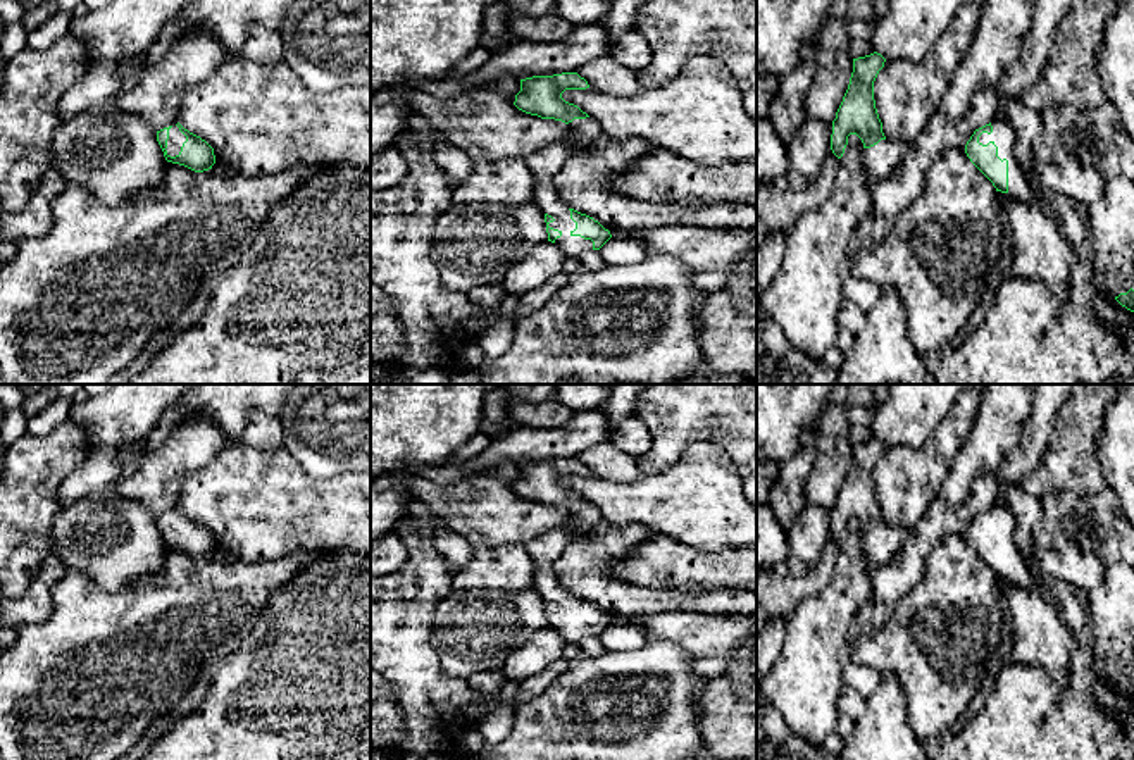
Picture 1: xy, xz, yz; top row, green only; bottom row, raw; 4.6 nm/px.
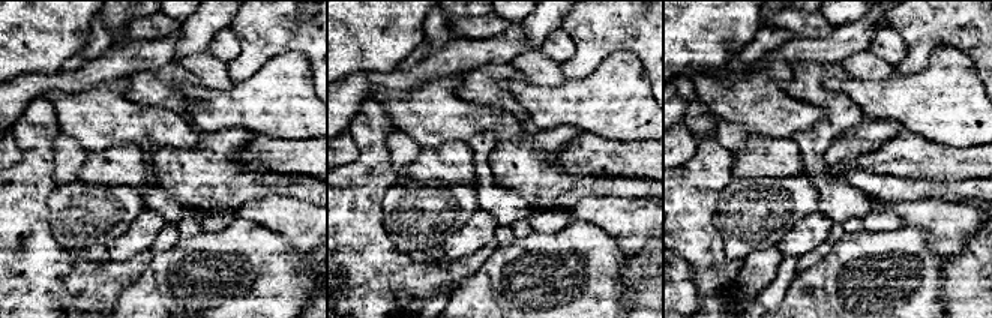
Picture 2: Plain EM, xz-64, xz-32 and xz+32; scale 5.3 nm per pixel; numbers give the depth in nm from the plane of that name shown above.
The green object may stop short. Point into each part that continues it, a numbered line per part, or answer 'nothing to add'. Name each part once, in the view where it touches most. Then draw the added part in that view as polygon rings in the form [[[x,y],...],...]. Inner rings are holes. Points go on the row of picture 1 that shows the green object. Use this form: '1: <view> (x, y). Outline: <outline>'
1: yz (1003, 137). Outline: [[[994,119],[991,126],[993,133],[982,133],[979,136],[979,143],[988,145],[989,141],[993,141],[998,146],[998,157],[1001,160],[1008,160],[1008,195],[1029,203],[1031,207],[1056,221],[1050,198],[1036,196],[1029,190],[1024,172],[1017,167],[1017,159],[1013,153],[1015,131],[1006,122],[998,119]]]

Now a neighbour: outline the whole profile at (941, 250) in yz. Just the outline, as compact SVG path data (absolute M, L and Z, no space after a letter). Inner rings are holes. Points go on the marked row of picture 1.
M951 148L934 160L922 193L896 219L891 233L879 245L850 259L846 274L898 291L919 357L946 350L974 314L1000 259L1003 231L998 214L993 183L965 150Z

